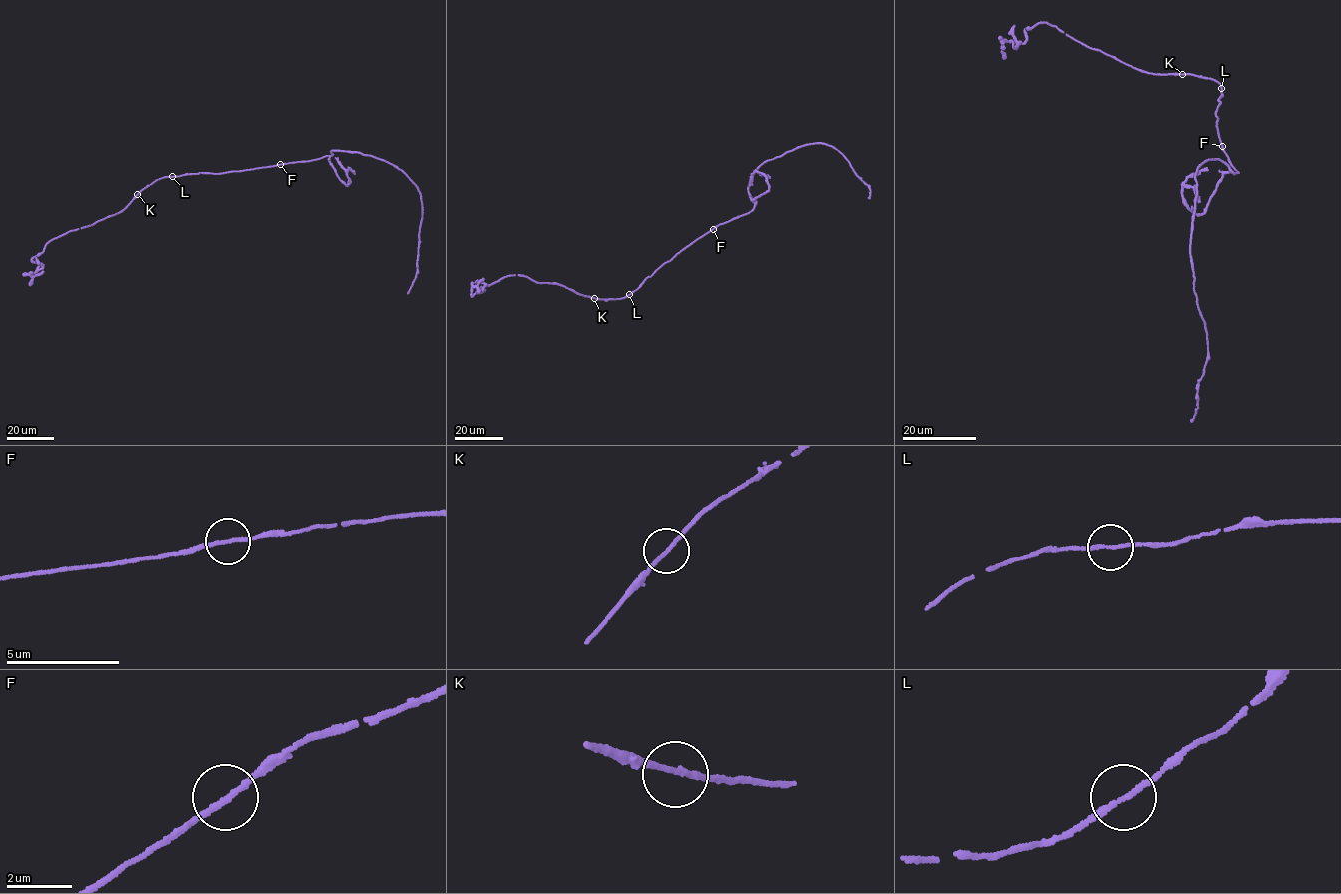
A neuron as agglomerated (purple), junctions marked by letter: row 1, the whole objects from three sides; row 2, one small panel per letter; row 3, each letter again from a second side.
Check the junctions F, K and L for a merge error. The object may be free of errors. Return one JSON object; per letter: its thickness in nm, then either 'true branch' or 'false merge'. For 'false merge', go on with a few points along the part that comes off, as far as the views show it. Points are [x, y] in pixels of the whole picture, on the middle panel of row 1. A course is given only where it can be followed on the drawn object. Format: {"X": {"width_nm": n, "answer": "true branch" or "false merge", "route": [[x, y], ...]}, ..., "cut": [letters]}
{"F": {"width_nm": 150, "answer": "true branch"}, "K": {"width_nm": 140, "answer": "true branch"}, "L": {"width_nm": 140, "answer": "true branch"}, "cut": []}

